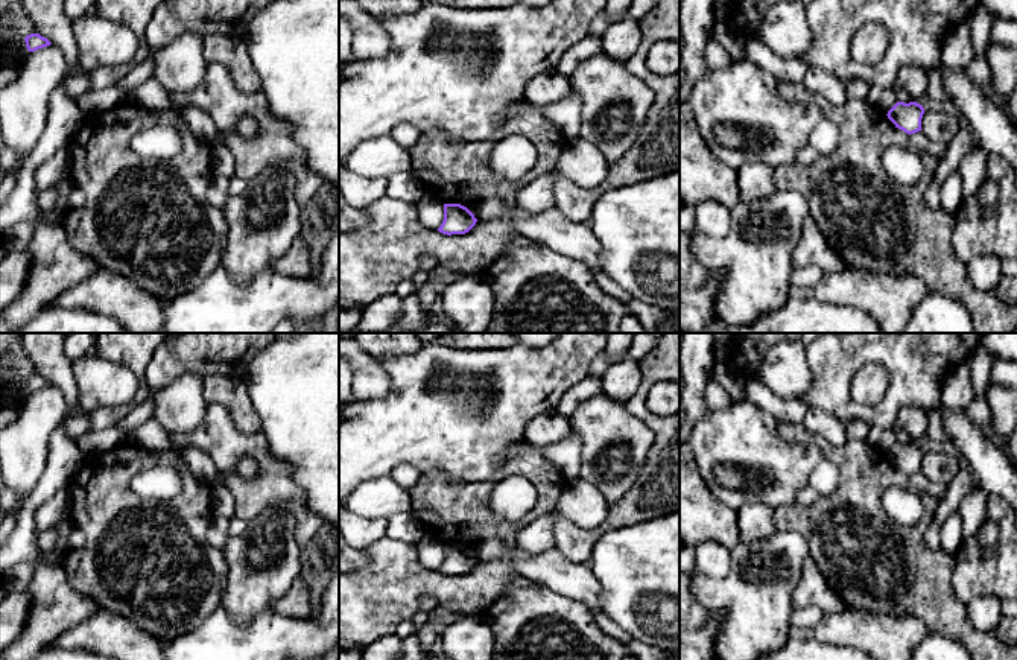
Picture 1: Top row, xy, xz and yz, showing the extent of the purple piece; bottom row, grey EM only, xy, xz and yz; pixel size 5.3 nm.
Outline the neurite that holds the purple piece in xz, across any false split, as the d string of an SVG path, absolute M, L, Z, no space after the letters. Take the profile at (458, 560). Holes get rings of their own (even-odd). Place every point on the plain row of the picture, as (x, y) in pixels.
M444 544L444 561L438 572L447 576L465 575L476 563L477 560L467 547L461 544Z

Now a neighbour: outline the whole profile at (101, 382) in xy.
M97 354L74 360L71 368L78 383L79 406L85 414L103 406L128 405L137 394L135 374Z

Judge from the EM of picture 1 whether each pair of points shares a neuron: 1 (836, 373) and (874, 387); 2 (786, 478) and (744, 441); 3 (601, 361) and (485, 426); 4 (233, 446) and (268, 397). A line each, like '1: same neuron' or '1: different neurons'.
1: different neurons
2: same neuron
3: different neurons
4: different neurons

